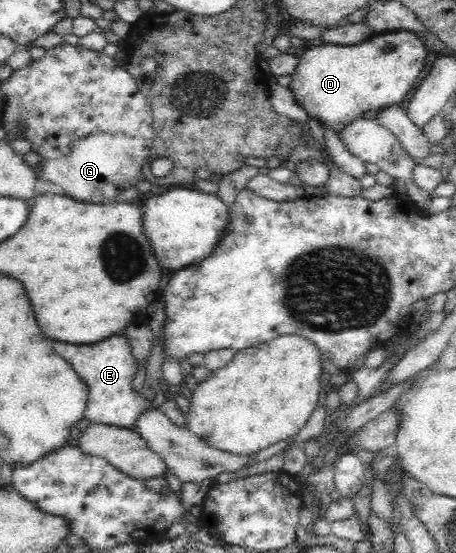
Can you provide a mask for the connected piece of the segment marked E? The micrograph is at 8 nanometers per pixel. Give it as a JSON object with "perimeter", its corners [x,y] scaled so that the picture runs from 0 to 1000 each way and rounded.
{"perimeter":[[[272,604],[241,608],[206,622],[118,618],[118,633],[154,656],[189,694],[193,725],[184,754],[197,765],[287,776],[316,745],[336,740],[331,727],[311,718],[305,709],[296,709],[289,700],[289,685],[298,680],[303,658]]]}

